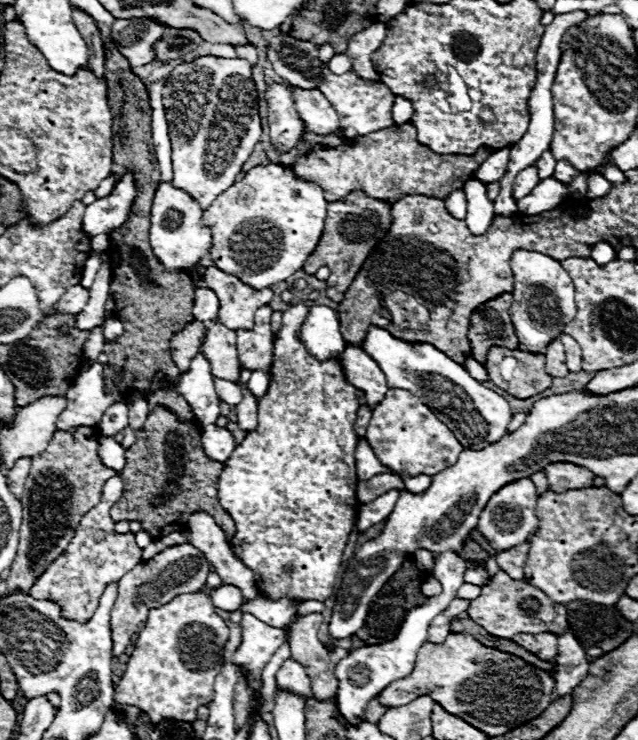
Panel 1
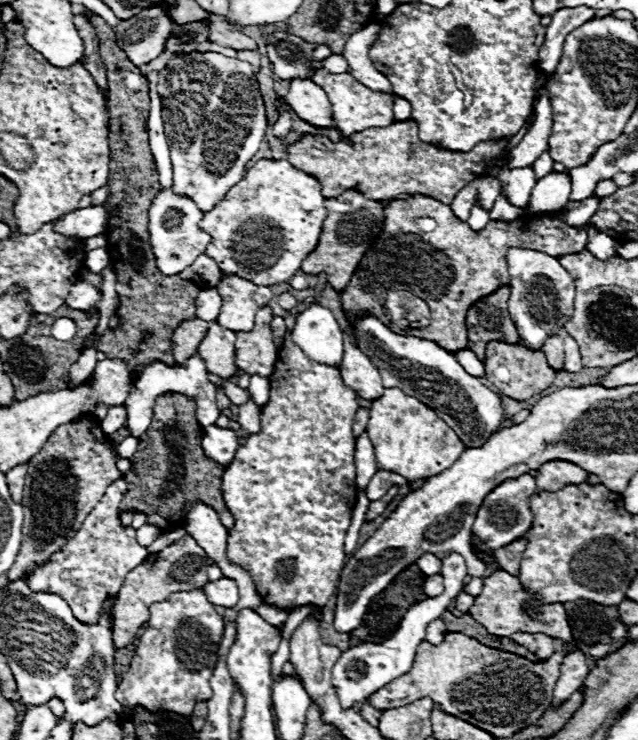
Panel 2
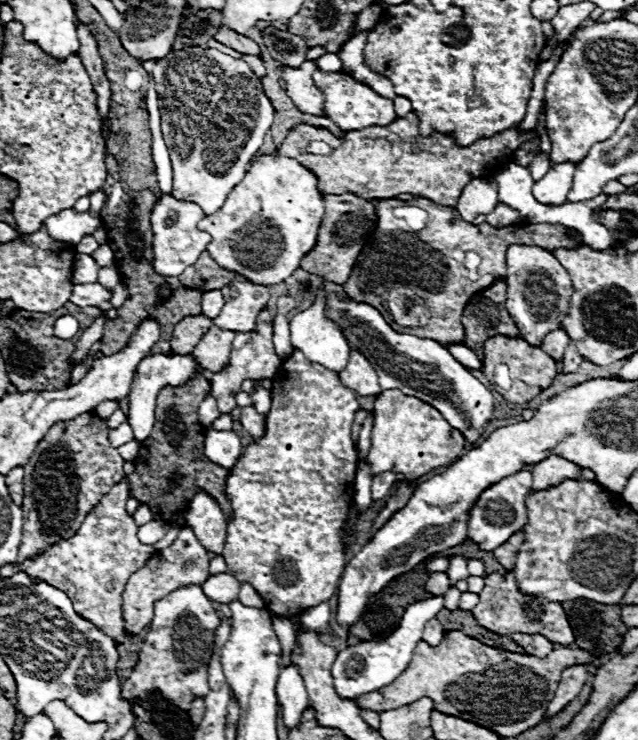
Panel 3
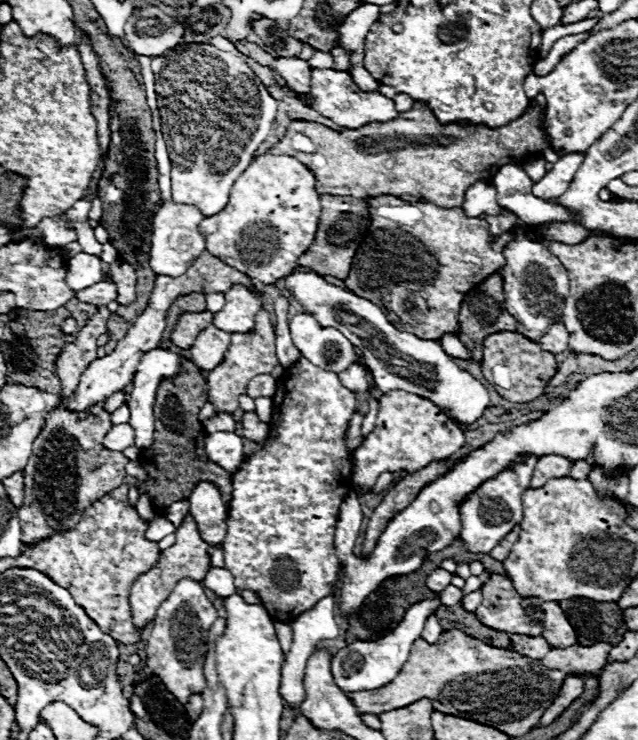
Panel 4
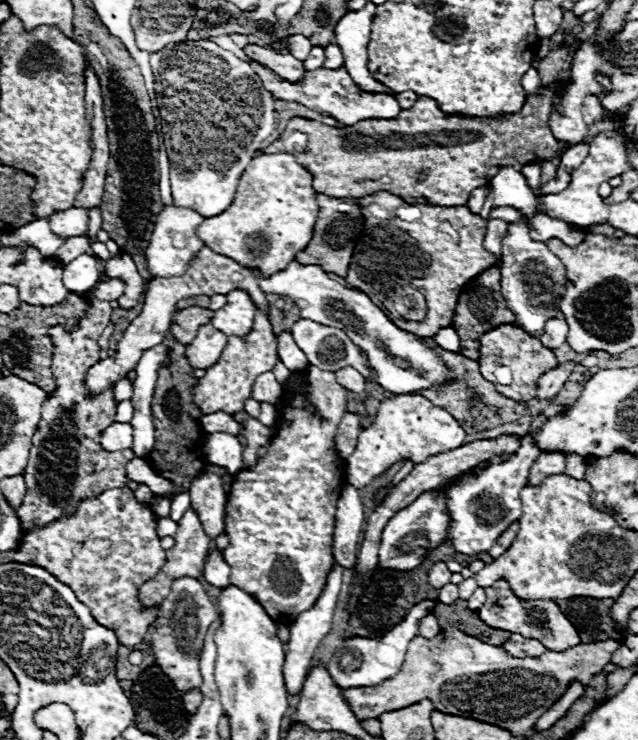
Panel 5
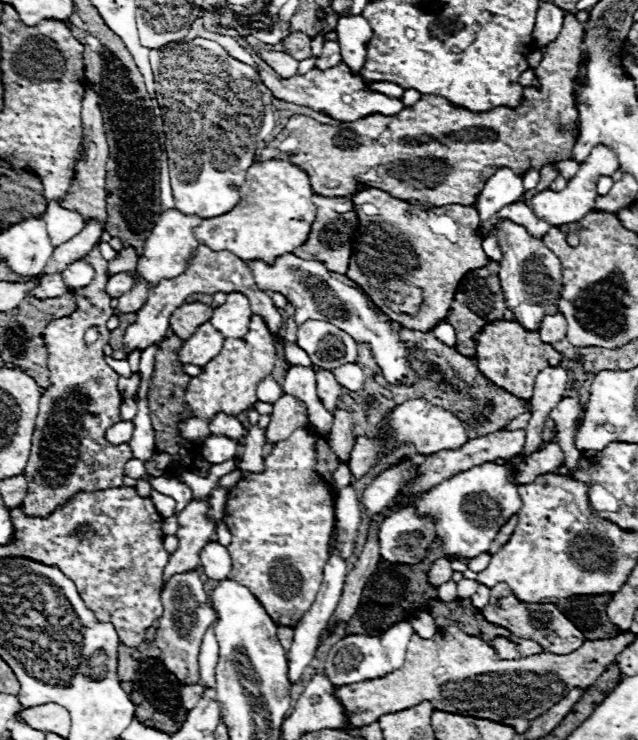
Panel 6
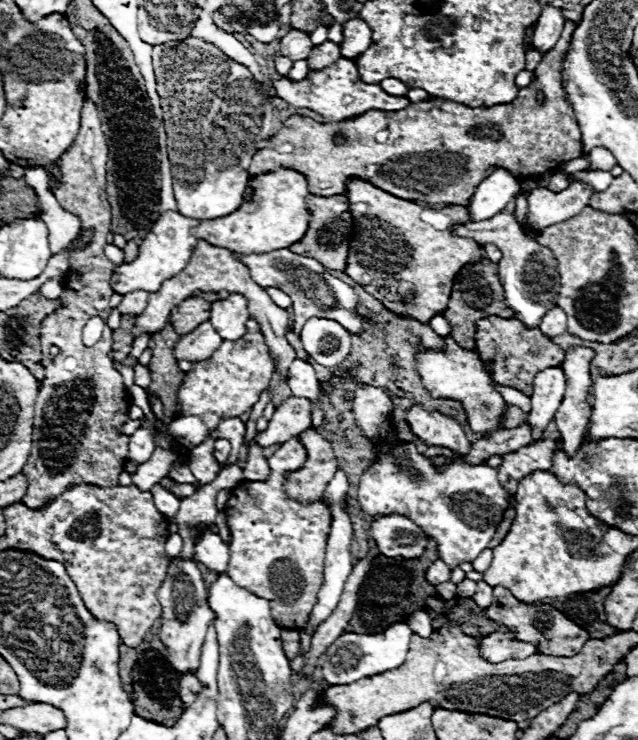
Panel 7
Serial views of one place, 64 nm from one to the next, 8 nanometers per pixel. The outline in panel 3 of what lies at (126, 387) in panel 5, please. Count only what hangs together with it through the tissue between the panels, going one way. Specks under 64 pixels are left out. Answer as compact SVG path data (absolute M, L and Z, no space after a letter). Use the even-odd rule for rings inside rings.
M104 401L101 402L95 409L94 413L101 418L107 419L115 410L119 408L119 403L117 401Z

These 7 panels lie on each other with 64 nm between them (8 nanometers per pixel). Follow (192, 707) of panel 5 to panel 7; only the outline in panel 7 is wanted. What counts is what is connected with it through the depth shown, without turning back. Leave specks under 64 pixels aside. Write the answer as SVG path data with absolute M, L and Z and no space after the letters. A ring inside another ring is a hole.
M186 673L180 677L180 698L184 704L192 704L196 700L198 690L200 690L200 684L195 675Z

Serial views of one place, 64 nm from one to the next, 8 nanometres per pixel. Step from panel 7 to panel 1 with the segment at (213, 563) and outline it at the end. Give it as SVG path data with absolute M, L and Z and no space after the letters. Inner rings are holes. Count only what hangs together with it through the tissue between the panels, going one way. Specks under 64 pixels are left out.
M220 584L218 588L210 590L208 596L210 596L210 600L216 608L222 608L226 612L232 612L232 610L240 608L242 602L244 602L242 592L238 588L234 588L232 584Z

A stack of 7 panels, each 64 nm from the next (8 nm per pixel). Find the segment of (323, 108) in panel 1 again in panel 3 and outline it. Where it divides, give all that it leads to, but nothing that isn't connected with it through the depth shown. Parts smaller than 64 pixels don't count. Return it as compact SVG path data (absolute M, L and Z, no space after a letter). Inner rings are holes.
M312 60L302 62L298 68L280 66L280 76L286 82L286 94L294 100L294 104L308 114L322 116L322 92L314 86L312 74L316 70L316 64Z

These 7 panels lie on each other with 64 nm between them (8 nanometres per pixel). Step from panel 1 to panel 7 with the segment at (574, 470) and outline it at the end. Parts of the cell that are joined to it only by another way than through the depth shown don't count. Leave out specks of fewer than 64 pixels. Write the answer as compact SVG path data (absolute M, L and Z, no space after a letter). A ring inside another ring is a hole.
M538 440L534 444L522 446L516 452L504 454L498 468L498 480L508 494L516 492L518 482L534 470L550 470L552 466L554 440Z

